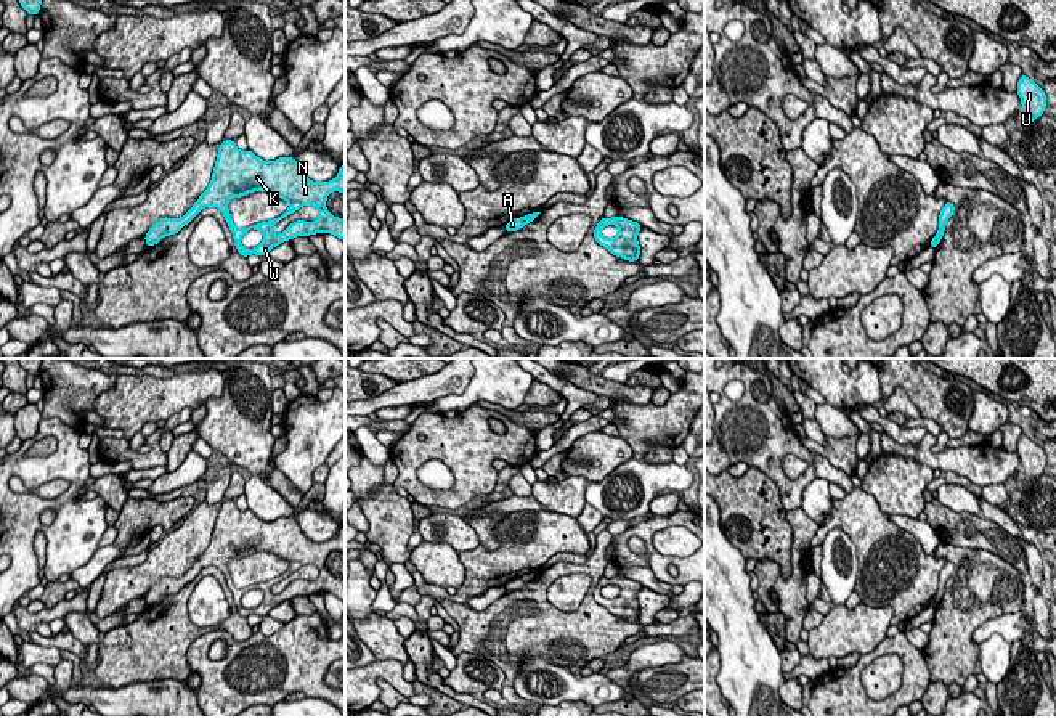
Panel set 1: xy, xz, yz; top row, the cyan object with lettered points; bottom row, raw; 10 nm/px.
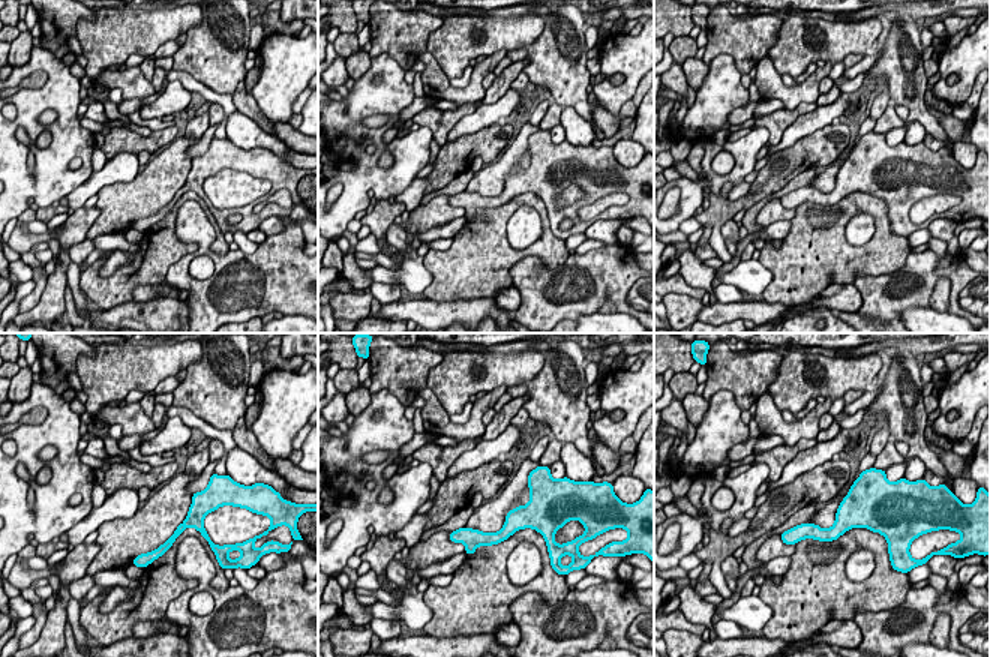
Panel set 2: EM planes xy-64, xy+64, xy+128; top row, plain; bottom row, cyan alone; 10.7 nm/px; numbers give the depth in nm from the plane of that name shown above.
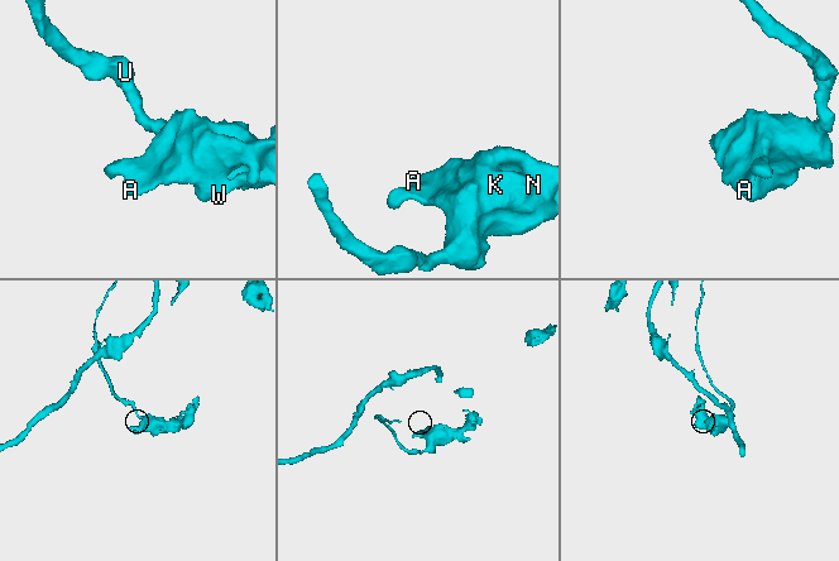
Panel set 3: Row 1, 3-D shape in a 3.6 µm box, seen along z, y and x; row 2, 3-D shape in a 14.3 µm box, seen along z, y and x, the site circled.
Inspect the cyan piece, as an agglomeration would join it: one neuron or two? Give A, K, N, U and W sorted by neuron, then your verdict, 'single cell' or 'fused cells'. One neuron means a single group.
groups A K N U W; single cell

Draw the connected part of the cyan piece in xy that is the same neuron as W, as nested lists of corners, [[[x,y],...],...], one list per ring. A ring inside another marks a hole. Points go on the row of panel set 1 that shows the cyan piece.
[[[225,140],[218,146],[212,180],[207,190],[181,218],[164,217],[152,223],[144,236],[146,247],[152,247],[162,238],[178,233],[209,206],[217,207],[223,214],[226,225],[233,233],[234,247],[246,259],[250,254],[268,255],[273,247],[297,236],[332,233],[345,241],[345,218],[337,218],[326,209],[326,199],[332,191],[345,194],[345,165],[339,165],[339,175],[335,178],[319,183],[310,180],[294,157],[263,161],[250,149],[239,151],[234,140]],[[254,191],[273,193],[287,201],[289,209],[268,222],[238,228],[233,223],[228,202],[233,198],[241,198]],[[307,204],[318,209],[318,218],[315,222],[297,220],[282,233],[271,233],[273,225]],[[250,230],[260,230],[263,233],[263,241],[258,247],[246,249],[241,244],[241,239]]]

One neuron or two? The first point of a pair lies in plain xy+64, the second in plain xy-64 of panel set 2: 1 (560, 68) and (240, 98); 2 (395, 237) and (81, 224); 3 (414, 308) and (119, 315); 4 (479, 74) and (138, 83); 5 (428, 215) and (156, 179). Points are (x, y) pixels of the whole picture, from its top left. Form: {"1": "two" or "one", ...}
{"1": "two", "2": "two", "3": "one", "4": "one", "5": "one"}

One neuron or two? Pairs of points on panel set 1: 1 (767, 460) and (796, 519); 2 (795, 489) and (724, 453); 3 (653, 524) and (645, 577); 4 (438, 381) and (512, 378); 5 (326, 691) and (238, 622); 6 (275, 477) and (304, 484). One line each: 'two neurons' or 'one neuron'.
1: two neurons
2: one neuron
3: two neurons
4: two neurons
5: two neurons
6: two neurons

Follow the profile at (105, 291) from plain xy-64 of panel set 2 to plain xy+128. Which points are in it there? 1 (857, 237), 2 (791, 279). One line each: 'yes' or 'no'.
1: no
2: yes

